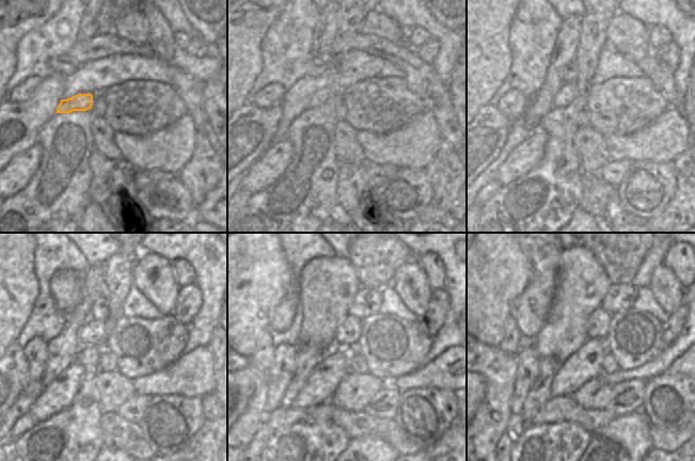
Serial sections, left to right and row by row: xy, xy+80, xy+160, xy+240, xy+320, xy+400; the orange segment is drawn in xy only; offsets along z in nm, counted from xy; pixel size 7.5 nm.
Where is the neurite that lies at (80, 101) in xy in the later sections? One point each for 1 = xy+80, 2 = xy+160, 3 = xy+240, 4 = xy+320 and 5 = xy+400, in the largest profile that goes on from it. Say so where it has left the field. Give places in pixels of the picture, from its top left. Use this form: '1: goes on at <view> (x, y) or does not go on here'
1: goes on at xy+80 (320, 96)
2: goes on at xy+160 (565, 96)
3: goes on at xy+240 (94, 332)
4: goes on at xy+320 (347, 334)
5: goes on at xy+400 (599, 321)

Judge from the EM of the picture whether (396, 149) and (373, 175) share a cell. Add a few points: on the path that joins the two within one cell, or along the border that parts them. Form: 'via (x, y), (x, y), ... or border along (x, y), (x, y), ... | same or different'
border along (368, 163), (390, 163), (397, 167) | different

